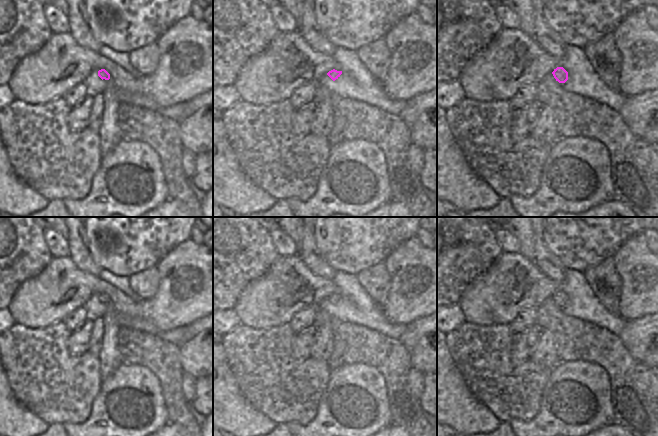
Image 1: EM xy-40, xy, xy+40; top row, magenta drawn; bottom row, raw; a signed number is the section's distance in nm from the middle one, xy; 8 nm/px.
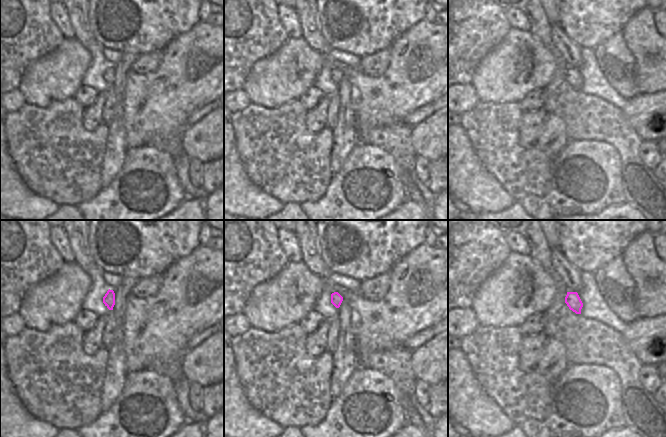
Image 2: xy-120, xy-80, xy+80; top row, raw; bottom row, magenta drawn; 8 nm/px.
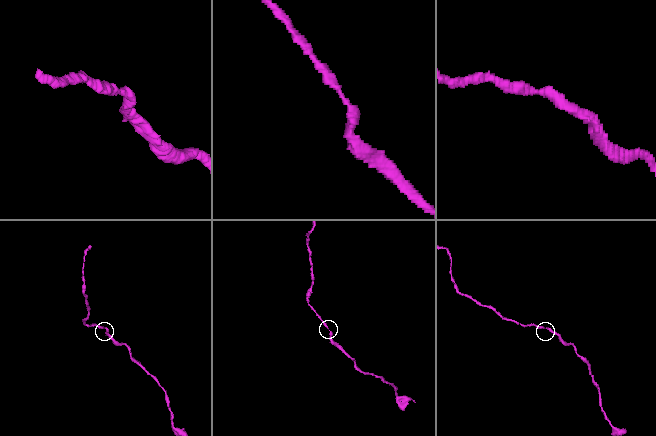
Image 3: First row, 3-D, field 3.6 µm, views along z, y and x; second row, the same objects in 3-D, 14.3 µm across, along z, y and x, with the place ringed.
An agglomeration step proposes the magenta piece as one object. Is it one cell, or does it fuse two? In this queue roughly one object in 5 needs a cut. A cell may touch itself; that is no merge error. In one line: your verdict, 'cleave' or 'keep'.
keep

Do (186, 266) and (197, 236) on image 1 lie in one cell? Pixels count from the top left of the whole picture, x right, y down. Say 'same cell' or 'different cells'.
different cells

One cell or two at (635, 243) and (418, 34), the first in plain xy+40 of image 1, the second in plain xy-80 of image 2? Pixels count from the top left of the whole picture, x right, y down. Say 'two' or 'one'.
one

